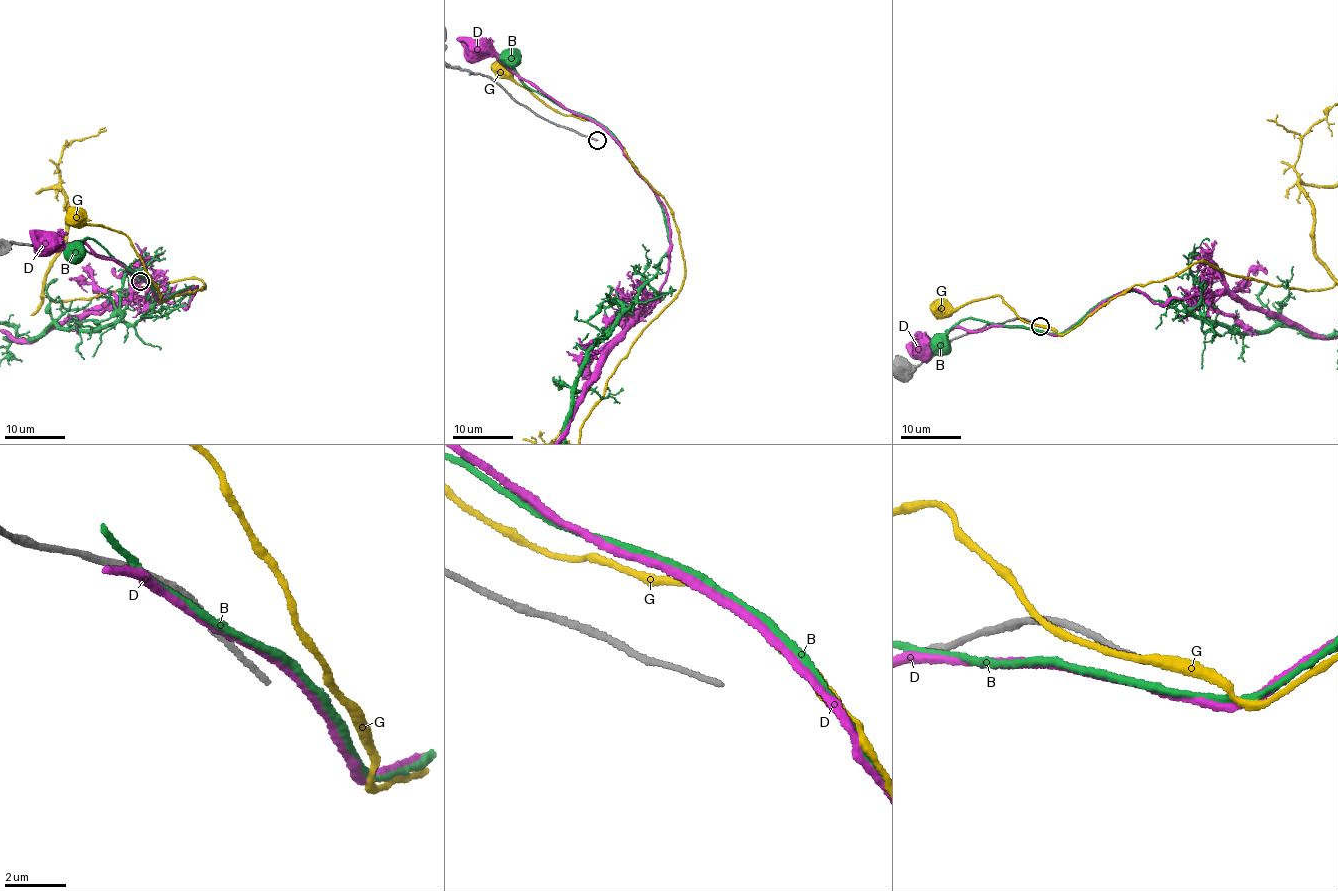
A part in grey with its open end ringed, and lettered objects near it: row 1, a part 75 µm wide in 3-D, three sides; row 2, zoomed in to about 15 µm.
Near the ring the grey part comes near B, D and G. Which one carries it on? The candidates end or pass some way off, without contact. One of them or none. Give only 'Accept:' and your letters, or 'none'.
Accept: none

